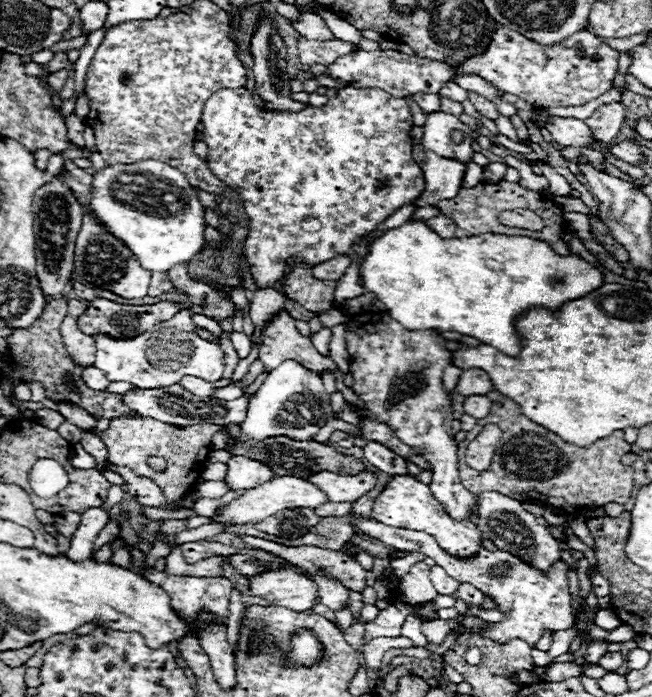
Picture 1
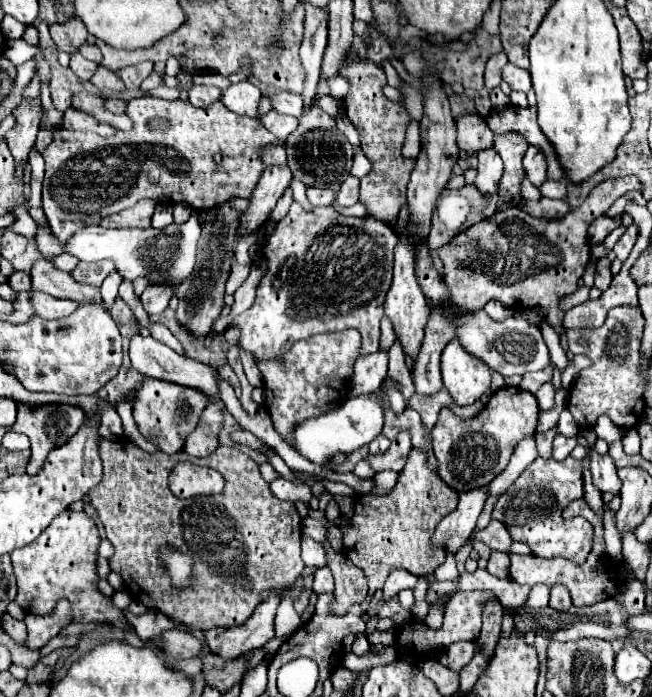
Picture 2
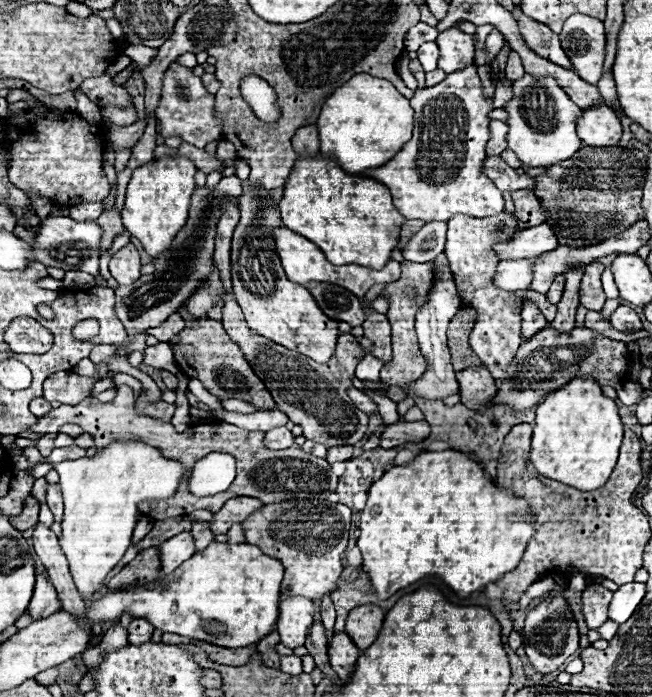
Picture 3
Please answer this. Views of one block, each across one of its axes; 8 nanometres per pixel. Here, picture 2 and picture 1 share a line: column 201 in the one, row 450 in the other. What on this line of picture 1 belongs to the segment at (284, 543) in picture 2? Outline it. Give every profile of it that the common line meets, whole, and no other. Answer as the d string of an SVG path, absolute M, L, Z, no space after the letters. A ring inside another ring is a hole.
M502 398L492 404L488 418L484 418L484 422L476 422L466 440L458 444L458 474L462 486L476 496L482 492L500 492L520 502L540 500L558 508L578 508L592 502L600 506L608 502L626 504L634 488L634 468L620 464L620 456L630 450L632 446L622 438L622 432L614 432L608 438L596 440L590 448L566 444L554 432L538 426L536 422L530 422L516 402ZM486 424L500 426L502 448L496 452L490 470L478 472L464 462L464 452L470 440L474 440Z

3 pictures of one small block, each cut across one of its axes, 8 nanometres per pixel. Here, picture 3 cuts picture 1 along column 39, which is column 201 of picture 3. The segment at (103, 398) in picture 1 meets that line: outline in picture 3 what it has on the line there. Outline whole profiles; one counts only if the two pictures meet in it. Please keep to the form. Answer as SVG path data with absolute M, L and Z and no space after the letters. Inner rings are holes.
M180 308L178 312L186 320L186 328L180 334L176 334L176 338L172 338L172 342L168 344L174 350L174 358L180 370L190 378L198 378L204 384L204 388L218 398L238 398L248 404L254 404L258 410L274 410L276 404L270 392L266 390L264 382L256 378L242 350L228 338L222 324L208 318L192 320L188 318L188 314L184 314L184 308Z

